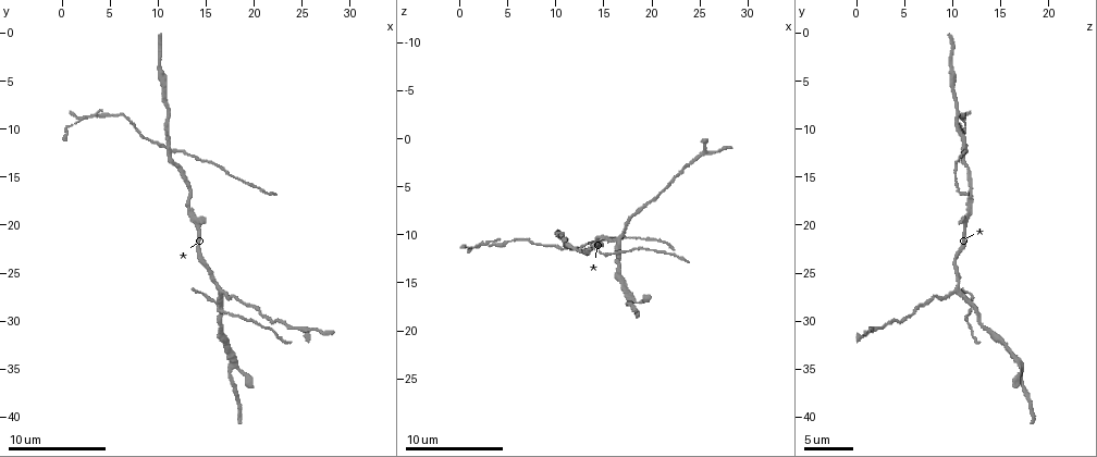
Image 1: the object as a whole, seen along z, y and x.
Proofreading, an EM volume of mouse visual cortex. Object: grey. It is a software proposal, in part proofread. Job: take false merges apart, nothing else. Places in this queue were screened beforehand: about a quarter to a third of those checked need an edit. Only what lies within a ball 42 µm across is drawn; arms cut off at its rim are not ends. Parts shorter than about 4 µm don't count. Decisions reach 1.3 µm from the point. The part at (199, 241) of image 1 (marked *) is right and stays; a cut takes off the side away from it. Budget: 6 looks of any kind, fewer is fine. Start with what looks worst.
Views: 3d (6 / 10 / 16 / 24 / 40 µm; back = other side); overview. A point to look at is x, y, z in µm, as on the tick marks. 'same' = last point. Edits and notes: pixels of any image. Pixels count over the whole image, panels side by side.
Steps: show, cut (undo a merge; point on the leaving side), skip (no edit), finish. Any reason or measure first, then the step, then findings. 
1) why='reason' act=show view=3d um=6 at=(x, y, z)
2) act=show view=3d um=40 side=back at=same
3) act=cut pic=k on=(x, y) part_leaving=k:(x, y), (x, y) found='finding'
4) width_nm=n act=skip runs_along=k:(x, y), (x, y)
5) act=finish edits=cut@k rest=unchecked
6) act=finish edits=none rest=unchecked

why='four or more arms meet' act=show view=3d um=6 at=(10.6, 11.8, 11.4)

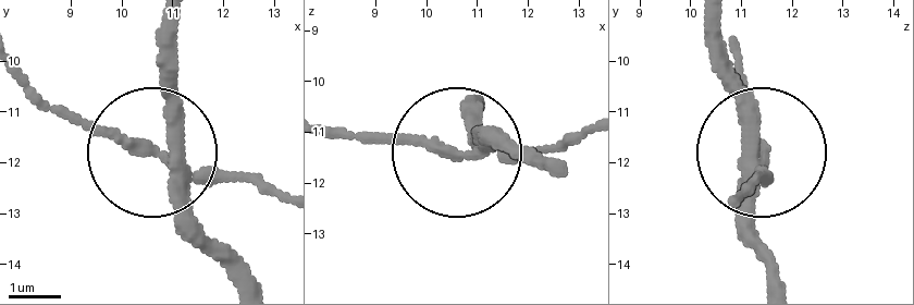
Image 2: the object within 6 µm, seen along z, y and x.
width_nm=260 act=cut pic=2 on=(260, 180) part_leaving=2:(182, 170), (82, 127), (29, 80) found='two neurons meet here'

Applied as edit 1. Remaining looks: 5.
act=show view=overview

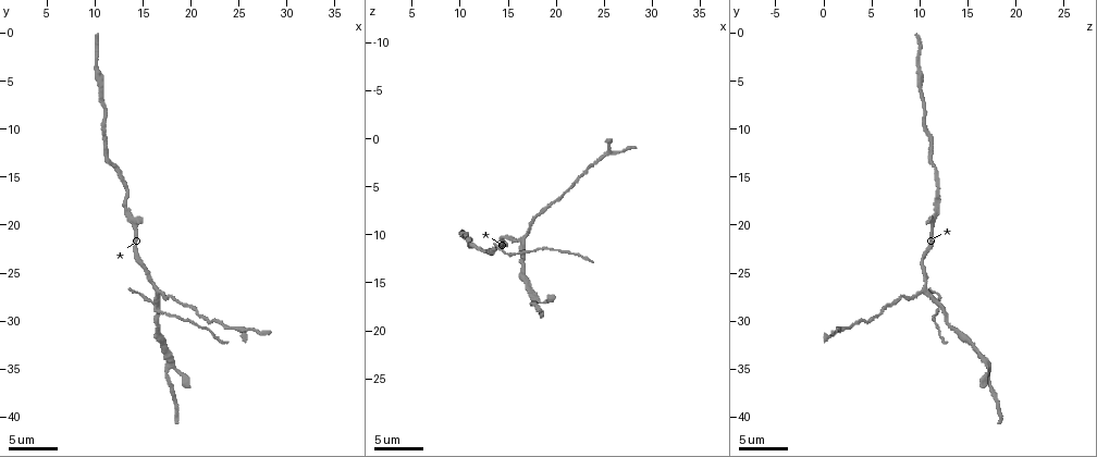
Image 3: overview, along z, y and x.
why='small branch off a trunk' act=show view=3d um=10 at=(16.6, 29.0, 12.2)

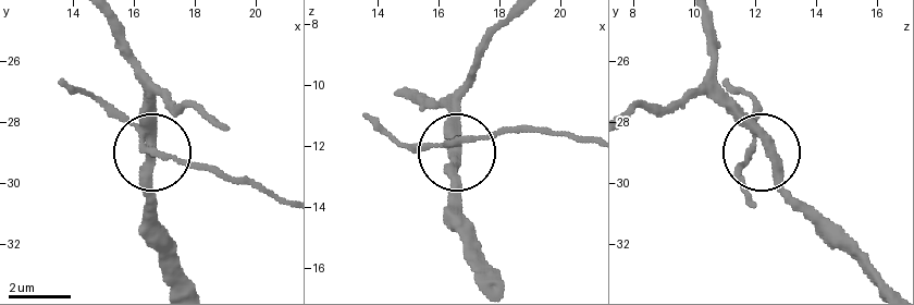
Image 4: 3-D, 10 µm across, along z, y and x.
why='closer look' act=show view=3d um=6 at=(16.5, 28.7, 12.3)

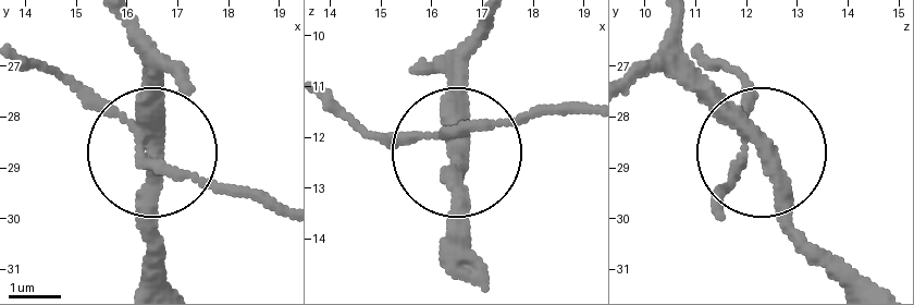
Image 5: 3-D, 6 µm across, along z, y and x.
arms=3 act=cut pic=5 on=(195, 173) found='two neurons meet here'

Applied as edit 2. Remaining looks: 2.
why='sudden change in width' act=show view=3d um=10 at=(14.4, 20.0, 11.2)

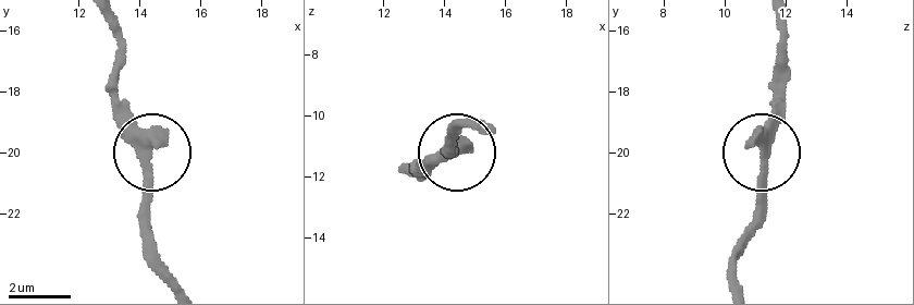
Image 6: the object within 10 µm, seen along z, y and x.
act=skip runs_along=6:(760, 199), (760, 139), (775, 95) found='continuous, no second neuron'

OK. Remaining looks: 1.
act=finish edits=cut@2,cut@5 rest=unchecked

